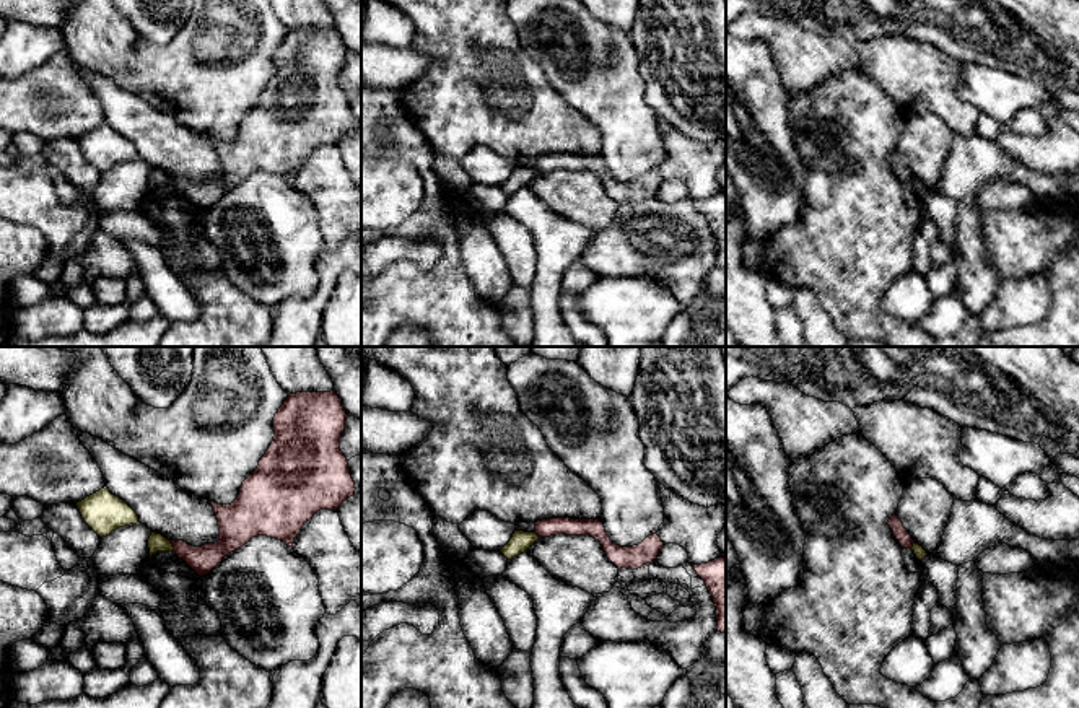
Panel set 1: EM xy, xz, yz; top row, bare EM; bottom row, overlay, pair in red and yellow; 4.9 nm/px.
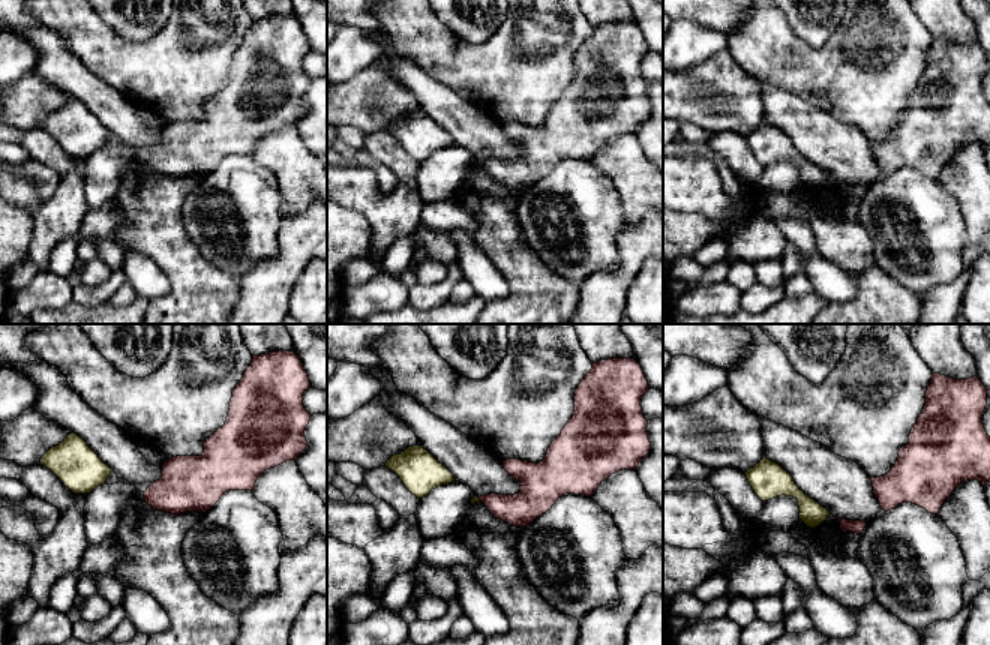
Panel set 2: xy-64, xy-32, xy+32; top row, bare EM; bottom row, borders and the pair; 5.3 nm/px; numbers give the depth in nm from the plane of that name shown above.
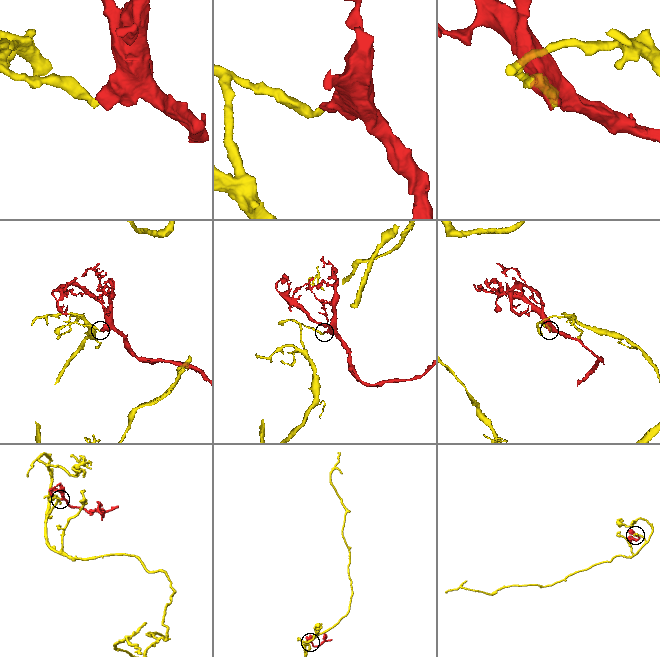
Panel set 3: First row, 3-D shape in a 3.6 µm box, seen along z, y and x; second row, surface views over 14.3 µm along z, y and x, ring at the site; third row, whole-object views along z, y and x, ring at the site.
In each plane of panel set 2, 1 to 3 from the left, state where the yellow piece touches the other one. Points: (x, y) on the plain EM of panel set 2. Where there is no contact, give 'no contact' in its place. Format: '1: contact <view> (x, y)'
1: no contact
2: no contact
3: no contact

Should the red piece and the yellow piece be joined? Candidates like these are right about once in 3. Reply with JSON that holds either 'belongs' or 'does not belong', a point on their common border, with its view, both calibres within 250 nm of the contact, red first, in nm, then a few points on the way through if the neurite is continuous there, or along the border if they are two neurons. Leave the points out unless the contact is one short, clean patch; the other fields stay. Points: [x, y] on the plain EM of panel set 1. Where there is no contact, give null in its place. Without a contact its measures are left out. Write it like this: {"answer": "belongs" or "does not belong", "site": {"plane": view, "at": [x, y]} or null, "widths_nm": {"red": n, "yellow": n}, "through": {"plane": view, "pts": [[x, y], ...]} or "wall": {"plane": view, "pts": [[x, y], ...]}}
{"answer": "does not belong", "site": {"plane": "xy", "at": [173, 181]}, "widths_nm": {"red": 140, "yellow": 90}, "wall": {"plane": "xy", "pts": [[170, 176], [174, 187]]}}

